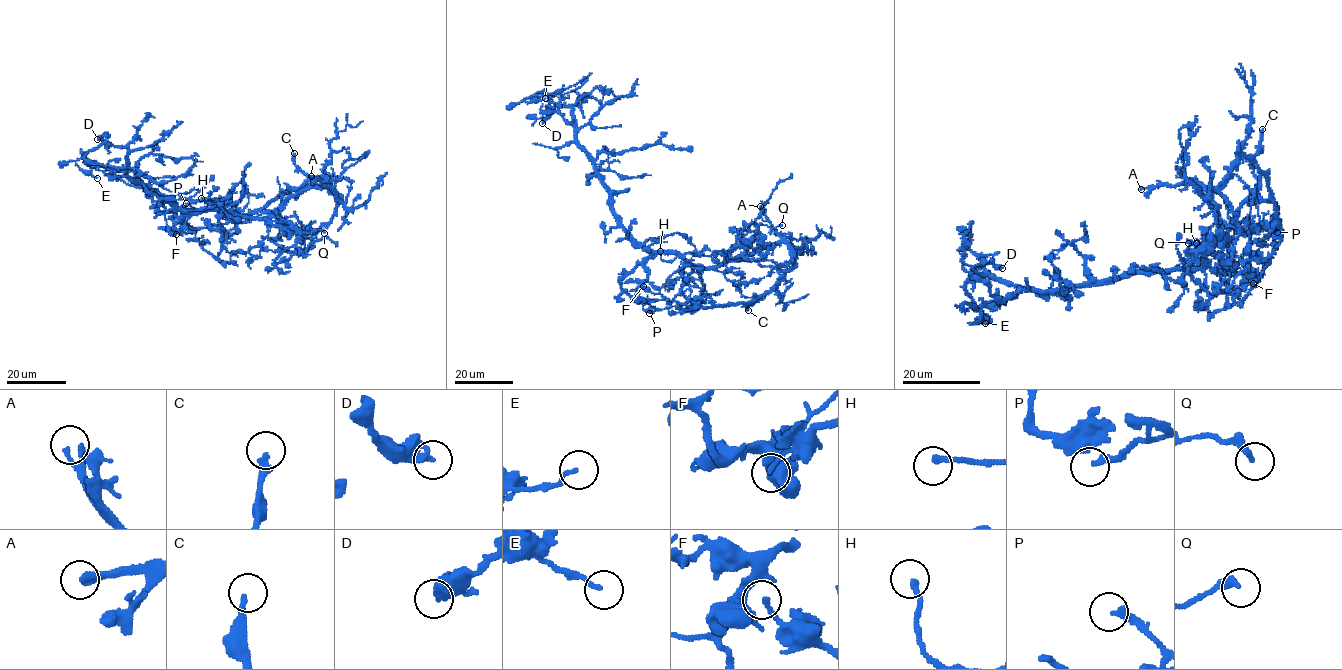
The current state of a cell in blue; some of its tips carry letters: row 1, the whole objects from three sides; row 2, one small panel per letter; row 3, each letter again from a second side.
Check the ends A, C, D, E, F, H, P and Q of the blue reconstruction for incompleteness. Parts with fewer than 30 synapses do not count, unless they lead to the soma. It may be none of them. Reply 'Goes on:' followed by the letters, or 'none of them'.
Goes on: A

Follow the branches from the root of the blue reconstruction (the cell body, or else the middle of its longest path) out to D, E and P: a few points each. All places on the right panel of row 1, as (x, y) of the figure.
D: (1185, 269), (1124, 274), (1043, 292), (1008, 285), (987, 272), (969, 278), (977, 267), (989, 262), (1002, 268)
E: (1185, 269), (1124, 274), (1043, 292), (1008, 285), (987, 272), (969, 280), (965, 288), (985, 317), (985, 323)
P: (1185, 269), (1199, 265), (1218, 244), (1242, 260), (1265, 260), (1280, 242), (1279, 234), (1268, 236), (1277, 232)

